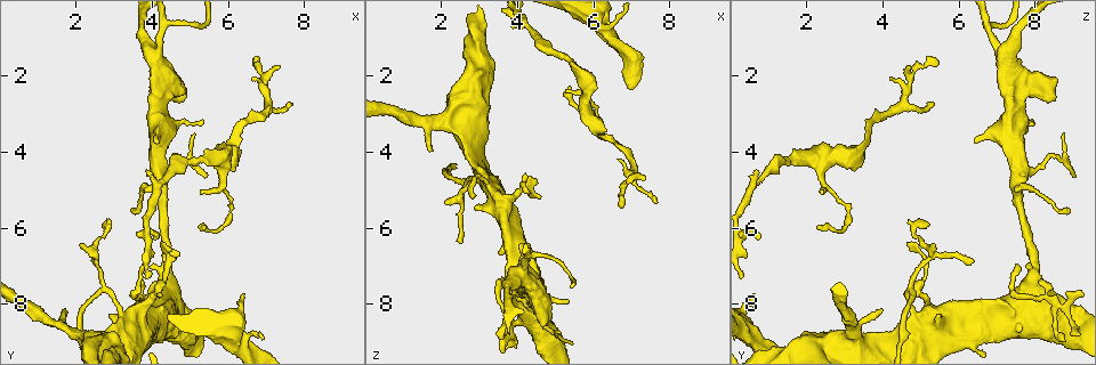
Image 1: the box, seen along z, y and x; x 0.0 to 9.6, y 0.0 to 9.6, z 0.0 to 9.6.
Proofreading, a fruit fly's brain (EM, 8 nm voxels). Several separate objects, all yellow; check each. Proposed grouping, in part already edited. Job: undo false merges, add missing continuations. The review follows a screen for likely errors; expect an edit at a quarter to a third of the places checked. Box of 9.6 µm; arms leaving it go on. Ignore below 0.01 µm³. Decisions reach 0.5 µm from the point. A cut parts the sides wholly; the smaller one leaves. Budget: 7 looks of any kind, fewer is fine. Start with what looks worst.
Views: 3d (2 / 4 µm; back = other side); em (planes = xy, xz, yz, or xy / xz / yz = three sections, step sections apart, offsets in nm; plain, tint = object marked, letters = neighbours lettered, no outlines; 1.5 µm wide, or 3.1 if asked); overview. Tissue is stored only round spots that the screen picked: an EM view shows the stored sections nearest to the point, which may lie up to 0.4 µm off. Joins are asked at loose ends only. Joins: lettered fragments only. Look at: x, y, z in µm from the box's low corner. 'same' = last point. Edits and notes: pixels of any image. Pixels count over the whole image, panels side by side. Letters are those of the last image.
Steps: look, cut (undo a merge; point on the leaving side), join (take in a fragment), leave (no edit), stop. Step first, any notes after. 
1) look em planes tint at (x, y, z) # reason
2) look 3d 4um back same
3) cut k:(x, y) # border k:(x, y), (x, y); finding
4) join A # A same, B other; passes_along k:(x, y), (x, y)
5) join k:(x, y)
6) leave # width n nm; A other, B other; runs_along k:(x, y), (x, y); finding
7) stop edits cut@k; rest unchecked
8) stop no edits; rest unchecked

look em planes letters at (2.50, 6.95, 6.40) # thin end

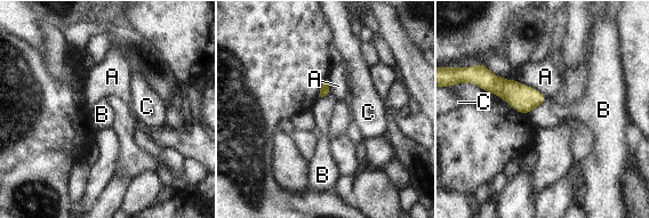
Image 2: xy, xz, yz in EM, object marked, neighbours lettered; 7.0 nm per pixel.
leave # longest_contact A 260 nm; A other, B other, C other; no lettered fragment goes on from it

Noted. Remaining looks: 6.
look em planes letters at (5.35, 3.20, 8.00) # thin end

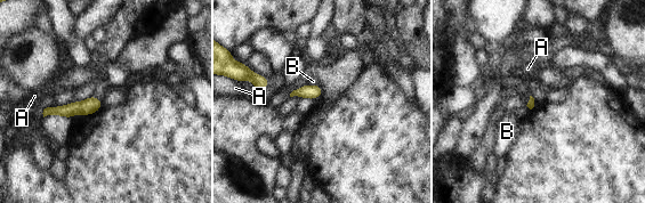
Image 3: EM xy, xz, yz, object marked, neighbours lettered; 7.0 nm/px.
leave # longest_contact B 80 nm; A other, B other; border 3:(308, 83), (319, 84); none of them fits

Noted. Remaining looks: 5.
look em planes letters at (3.95, 8.55, 6.30) # a fork

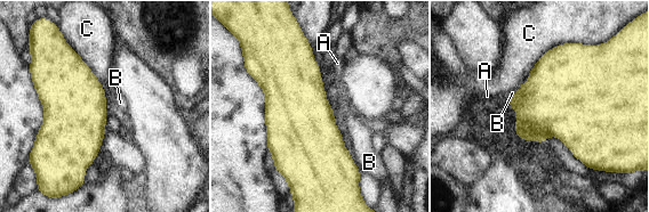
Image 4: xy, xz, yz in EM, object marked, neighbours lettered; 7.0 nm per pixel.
leave # A other, B other, C other; continuous, no second neuron

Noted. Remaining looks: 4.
stop no edits; rest unchecked

